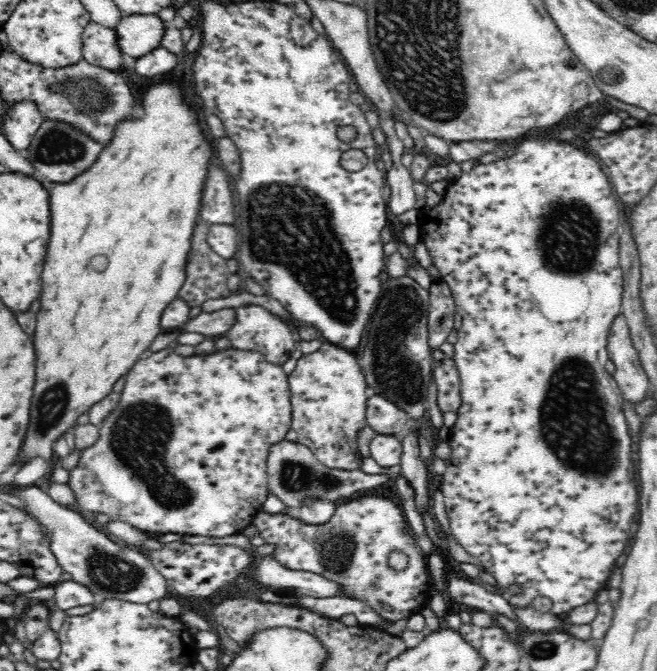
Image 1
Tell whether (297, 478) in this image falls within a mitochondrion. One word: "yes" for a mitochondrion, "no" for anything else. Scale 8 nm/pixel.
yes

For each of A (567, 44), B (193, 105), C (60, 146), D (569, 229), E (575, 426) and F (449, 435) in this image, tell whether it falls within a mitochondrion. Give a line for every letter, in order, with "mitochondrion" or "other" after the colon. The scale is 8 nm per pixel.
A: other
B: other
C: mitochondrion
D: mitochondrion
E: mitochondrion
F: other

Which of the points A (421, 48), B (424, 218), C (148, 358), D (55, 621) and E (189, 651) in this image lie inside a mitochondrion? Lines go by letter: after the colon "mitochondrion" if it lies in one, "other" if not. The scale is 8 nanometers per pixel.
A: mitochondrion
B: other
C: other
D: other
E: other

